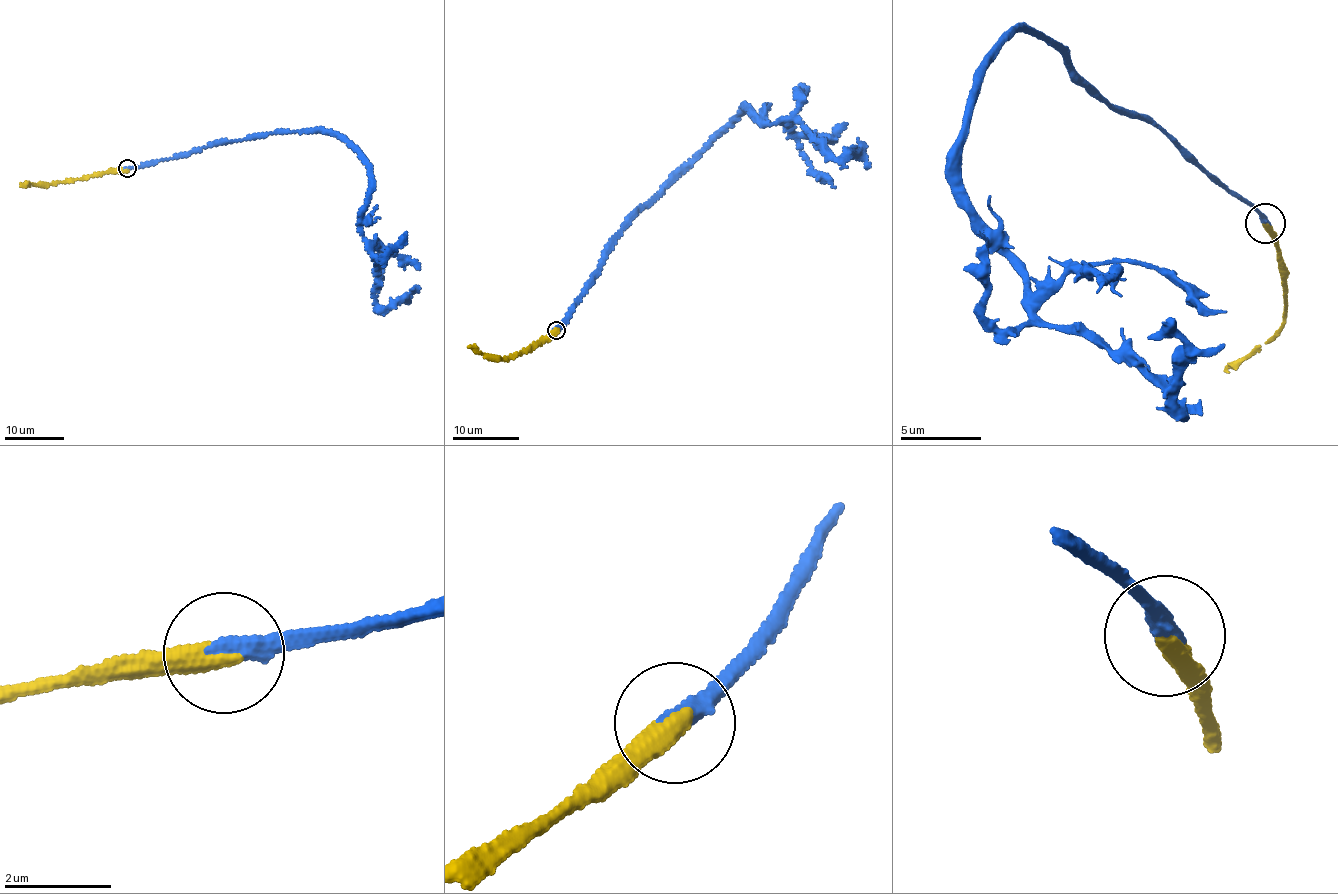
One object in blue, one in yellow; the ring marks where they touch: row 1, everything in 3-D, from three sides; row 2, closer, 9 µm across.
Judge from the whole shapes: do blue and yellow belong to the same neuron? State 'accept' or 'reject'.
accept

